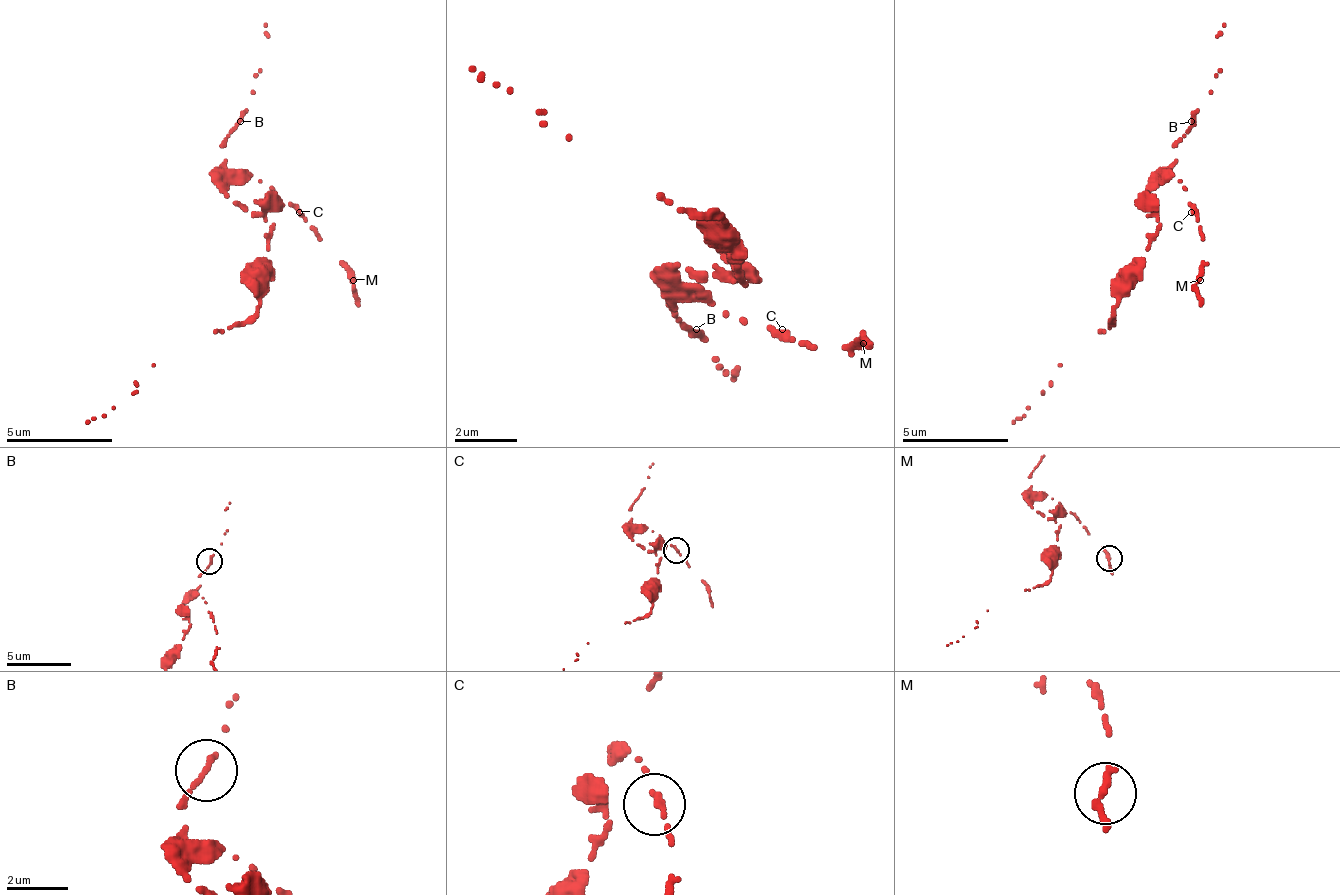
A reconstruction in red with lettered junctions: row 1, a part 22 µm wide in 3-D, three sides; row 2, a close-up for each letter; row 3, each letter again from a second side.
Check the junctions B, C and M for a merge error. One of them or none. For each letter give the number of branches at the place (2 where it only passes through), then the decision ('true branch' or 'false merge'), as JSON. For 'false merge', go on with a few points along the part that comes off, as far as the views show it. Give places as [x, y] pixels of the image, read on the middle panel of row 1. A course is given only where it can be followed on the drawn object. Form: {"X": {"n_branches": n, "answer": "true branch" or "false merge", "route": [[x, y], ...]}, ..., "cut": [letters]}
{"B": {"n_branches": 1, "answer": "true branch"}, "C": {"n_branches": 1, "answer": "true branch"}, "M": {"n_branches": 1, "answer": "true branch"}, "cut": []}

